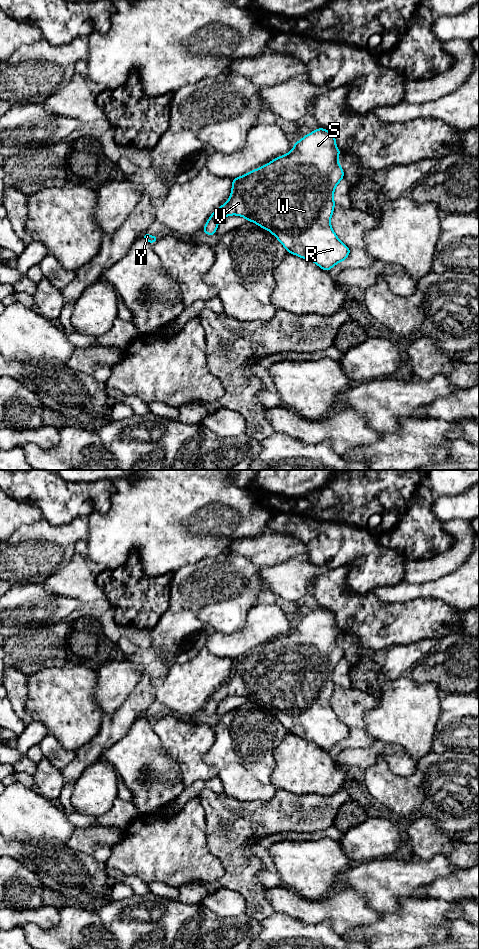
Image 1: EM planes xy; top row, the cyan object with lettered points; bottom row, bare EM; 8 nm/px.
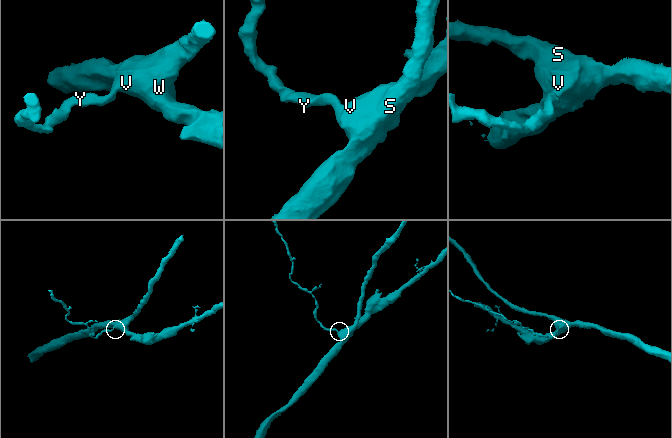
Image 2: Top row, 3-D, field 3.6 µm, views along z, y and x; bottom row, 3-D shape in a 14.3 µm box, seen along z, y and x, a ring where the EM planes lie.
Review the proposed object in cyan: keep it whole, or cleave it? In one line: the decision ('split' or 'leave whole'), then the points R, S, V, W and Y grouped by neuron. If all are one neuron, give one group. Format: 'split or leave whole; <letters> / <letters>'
leave whole; R S V W Y

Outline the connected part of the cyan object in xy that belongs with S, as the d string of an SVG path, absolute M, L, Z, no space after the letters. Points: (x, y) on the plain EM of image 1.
M318 608L317 610L309 613L308 615L303 616L303 618L300 621L295 622L293 629L288 634L282 635L276 639L273 639L270 643L267 643L266 645L260 648L257 648L253 651L250 651L243 656L233 659L232 660L232 671L231 671L231 675L228 681L225 684L223 684L221 687L219 687L214 693L211 694L211 696L209 697L207 703L205 704L203 708L203 711L207 715L215 715L216 709L218 707L218 703L222 699L224 699L226 696L229 696L229 695L242 696L246 700L252 701L258 706L270 711L280 721L280 723L286 728L288 733L292 733L301 738L313 741L321 749L325 751L329 751L334 745L345 740L349 736L349 733L350 733L350 728L347 727L344 723L342 723L339 720L339 718L334 713L331 707L331 704L330 704L330 699L332 697L333 690L335 687L335 683L333 679L334 669L344 657L343 649L338 642L339 634L341 634L341 632L336 627L335 616L330 611L325 610L323 608Z

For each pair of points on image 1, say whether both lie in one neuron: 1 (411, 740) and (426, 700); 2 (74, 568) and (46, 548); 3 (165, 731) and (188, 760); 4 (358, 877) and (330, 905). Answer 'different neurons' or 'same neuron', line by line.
1: same neuron
2: different neurons
3: same neuron
4: different neurons

